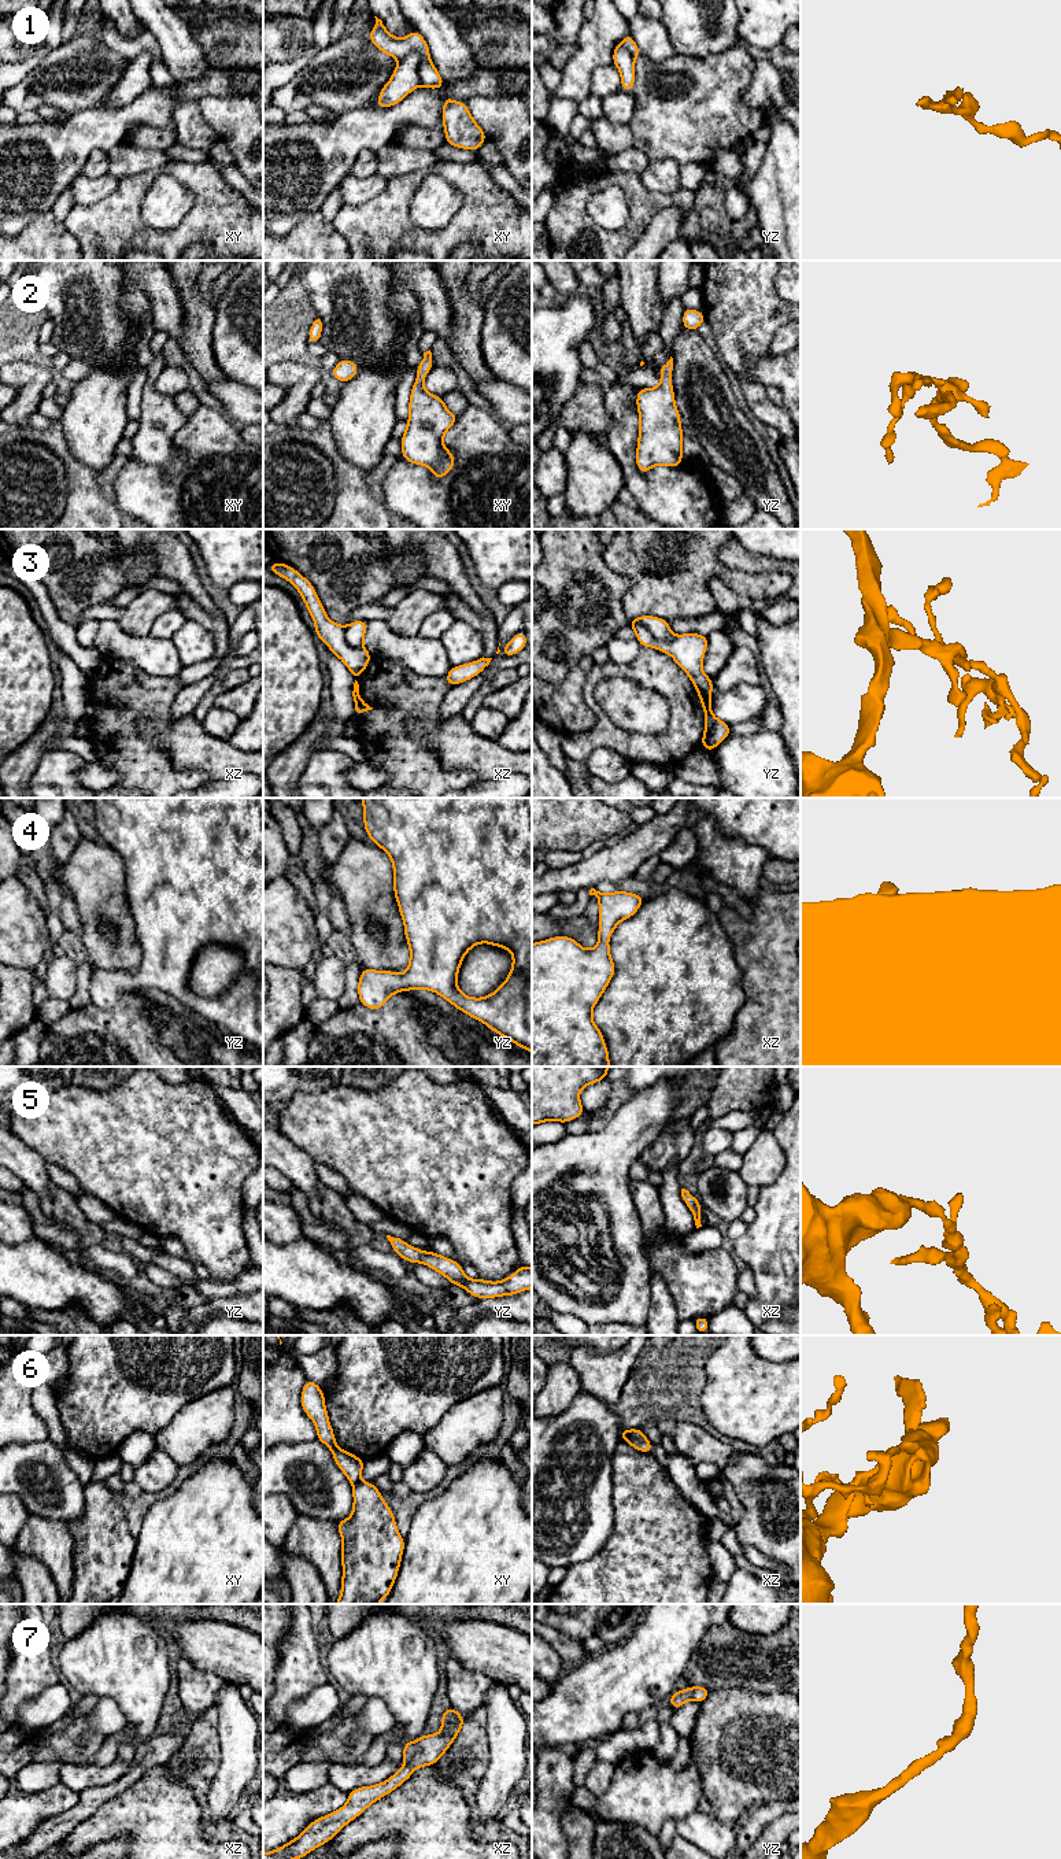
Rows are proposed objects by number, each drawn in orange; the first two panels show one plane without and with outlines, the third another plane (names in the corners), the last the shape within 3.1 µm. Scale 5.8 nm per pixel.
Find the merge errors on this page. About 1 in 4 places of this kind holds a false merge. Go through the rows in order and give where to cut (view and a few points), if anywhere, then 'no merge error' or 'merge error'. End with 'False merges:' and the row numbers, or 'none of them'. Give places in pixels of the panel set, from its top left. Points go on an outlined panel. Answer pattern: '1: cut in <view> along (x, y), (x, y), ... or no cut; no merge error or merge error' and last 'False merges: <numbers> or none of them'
1: cut in xy along (413, 50), (421, 56), (418, 69), (421, 84); merge error
2: no cut; no merge error
3: cut in yz along (629, 621), (643, 625), (657, 639), (672, 640), (676, 636); merge error
4: no cut; no merge error
5: no cut; no merge error
6: cut in xy along (359, 1481), (354, 1486); merge error
7: no cut; no merge error
False merges: 1, 3, 6

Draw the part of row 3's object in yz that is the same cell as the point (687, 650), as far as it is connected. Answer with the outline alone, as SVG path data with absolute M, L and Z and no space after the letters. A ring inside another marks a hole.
M628 624L636 633L642 647L653 647L669 654L674 662L691 679L705 712L705 732L700 746L711 753L722 740L729 736L731 725L718 720L711 712L713 681L702 669L702 661L707 648L709 636L699 633L683 633L672 642L657 640L646 627Z

